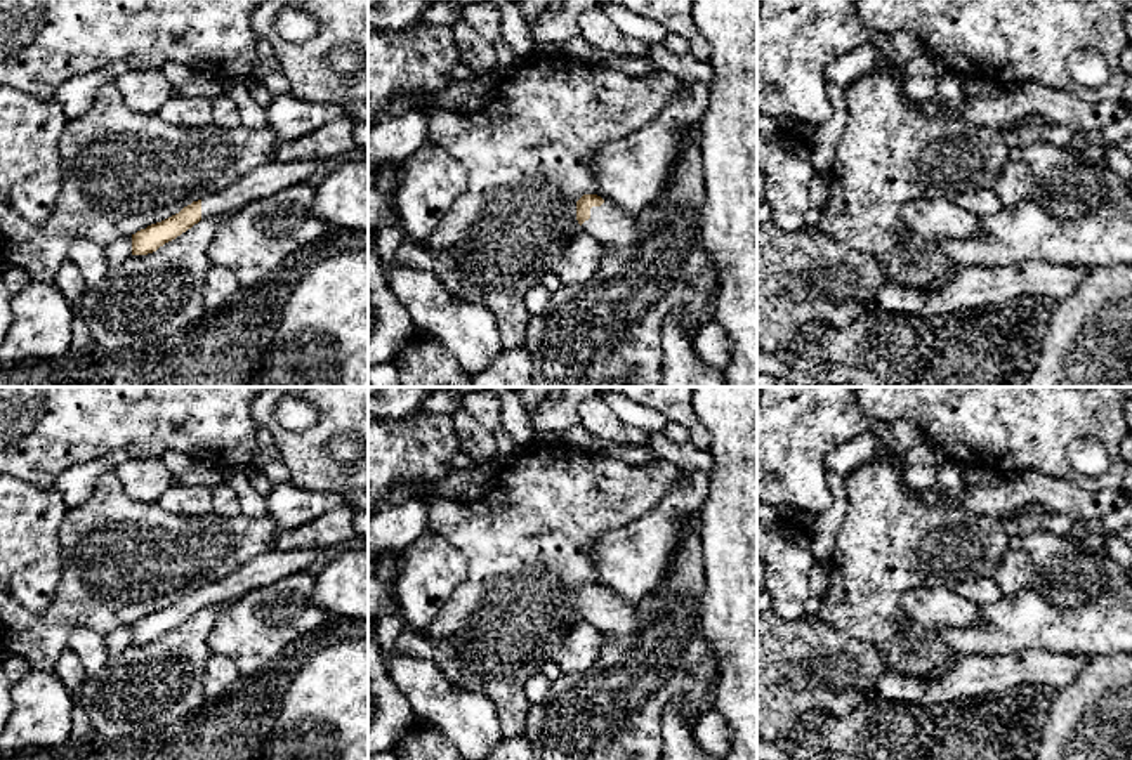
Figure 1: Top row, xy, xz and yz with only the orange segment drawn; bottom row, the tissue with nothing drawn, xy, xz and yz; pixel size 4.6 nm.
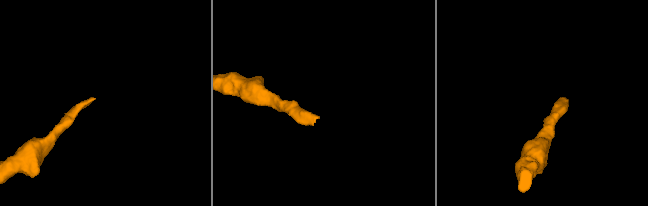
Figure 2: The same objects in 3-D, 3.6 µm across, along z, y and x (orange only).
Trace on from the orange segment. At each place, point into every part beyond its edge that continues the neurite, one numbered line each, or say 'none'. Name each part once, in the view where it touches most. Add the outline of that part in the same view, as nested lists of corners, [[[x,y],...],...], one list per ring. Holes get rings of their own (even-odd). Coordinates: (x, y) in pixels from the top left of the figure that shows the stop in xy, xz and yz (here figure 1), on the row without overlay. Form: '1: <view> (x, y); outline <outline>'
1: xz (610, 613); outline [[[604,590],[601,595],[592,595],[590,607],[582,616],[583,621],[606,633],[627,633],[639,623],[635,600],[627,600],[609,590]]]

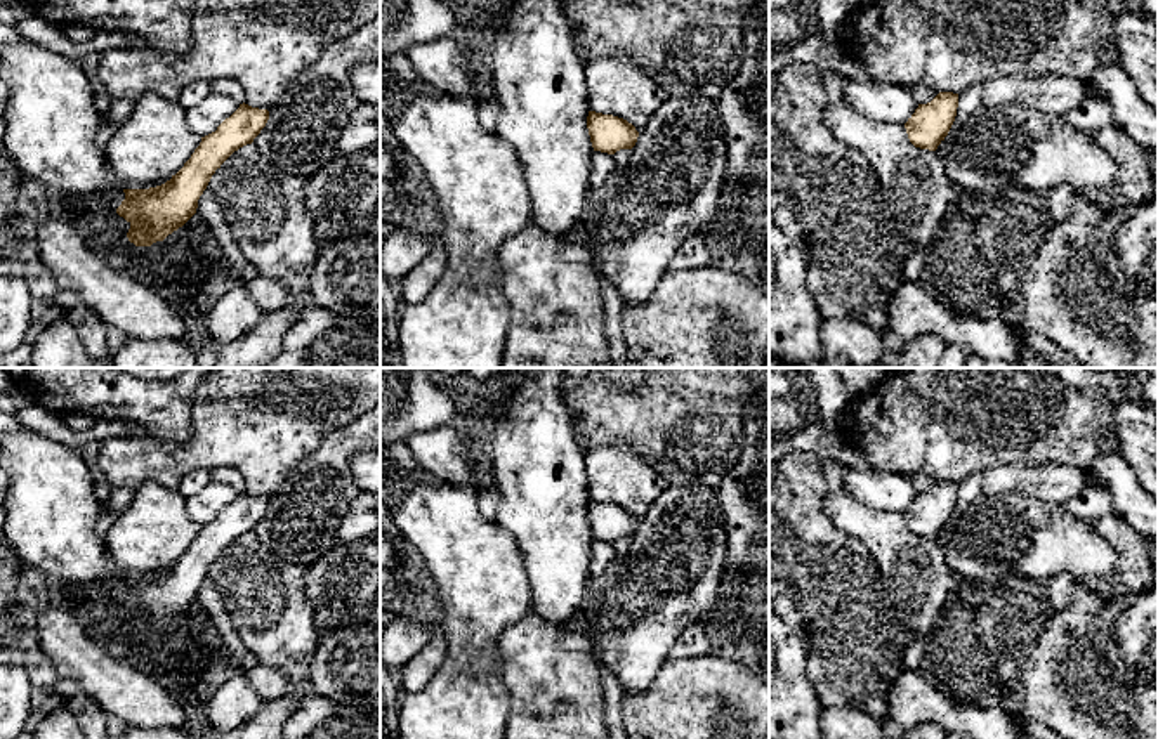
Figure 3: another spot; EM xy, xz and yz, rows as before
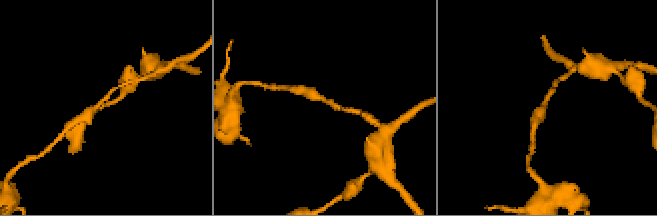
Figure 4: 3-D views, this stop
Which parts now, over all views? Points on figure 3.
none

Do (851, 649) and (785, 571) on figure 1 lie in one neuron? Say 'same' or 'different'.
different

